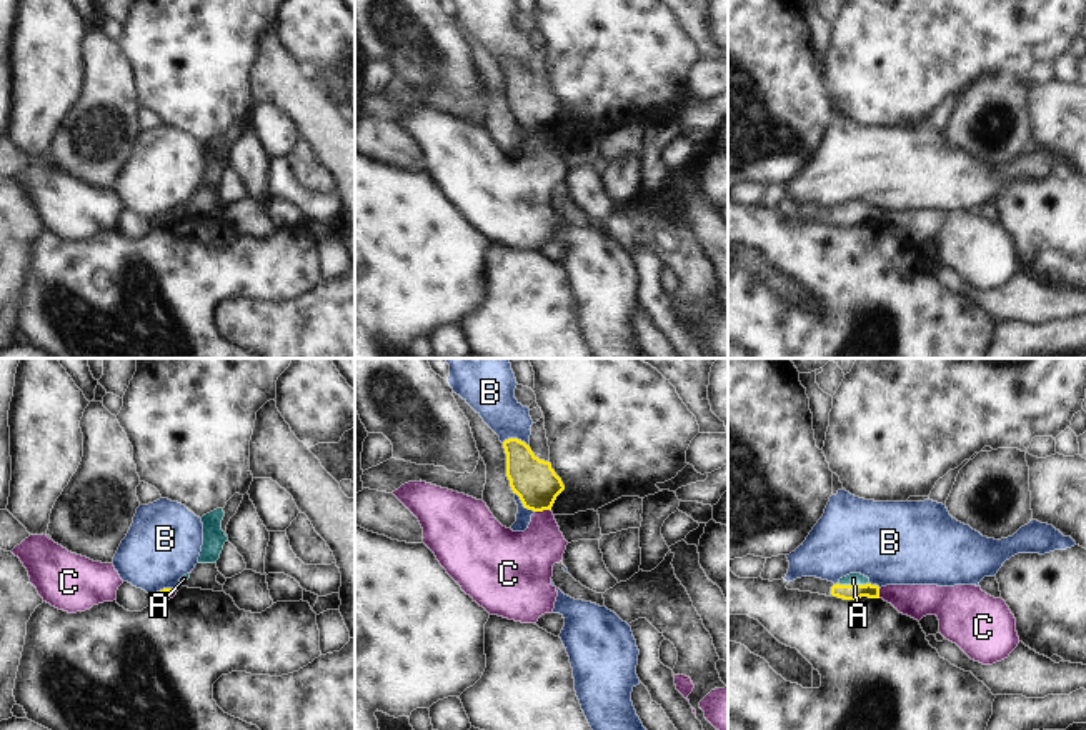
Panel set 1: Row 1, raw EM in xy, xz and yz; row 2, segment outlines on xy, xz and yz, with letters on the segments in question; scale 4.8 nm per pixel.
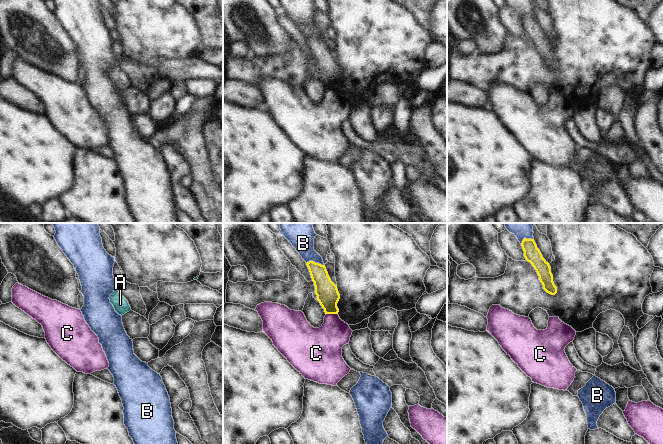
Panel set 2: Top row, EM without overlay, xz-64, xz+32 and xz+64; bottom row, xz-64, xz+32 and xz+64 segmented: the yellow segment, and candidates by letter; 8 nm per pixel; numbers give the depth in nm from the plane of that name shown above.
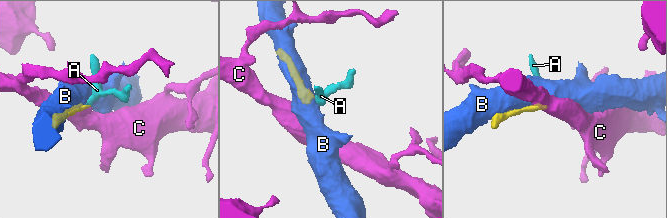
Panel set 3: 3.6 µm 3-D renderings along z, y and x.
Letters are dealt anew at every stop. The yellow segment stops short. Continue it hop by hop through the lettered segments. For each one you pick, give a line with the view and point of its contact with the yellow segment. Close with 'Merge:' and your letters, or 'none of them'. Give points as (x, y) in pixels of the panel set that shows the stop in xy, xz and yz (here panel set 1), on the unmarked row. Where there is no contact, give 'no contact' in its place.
A: meets yellow in yz at (853, 212)
Merge: A

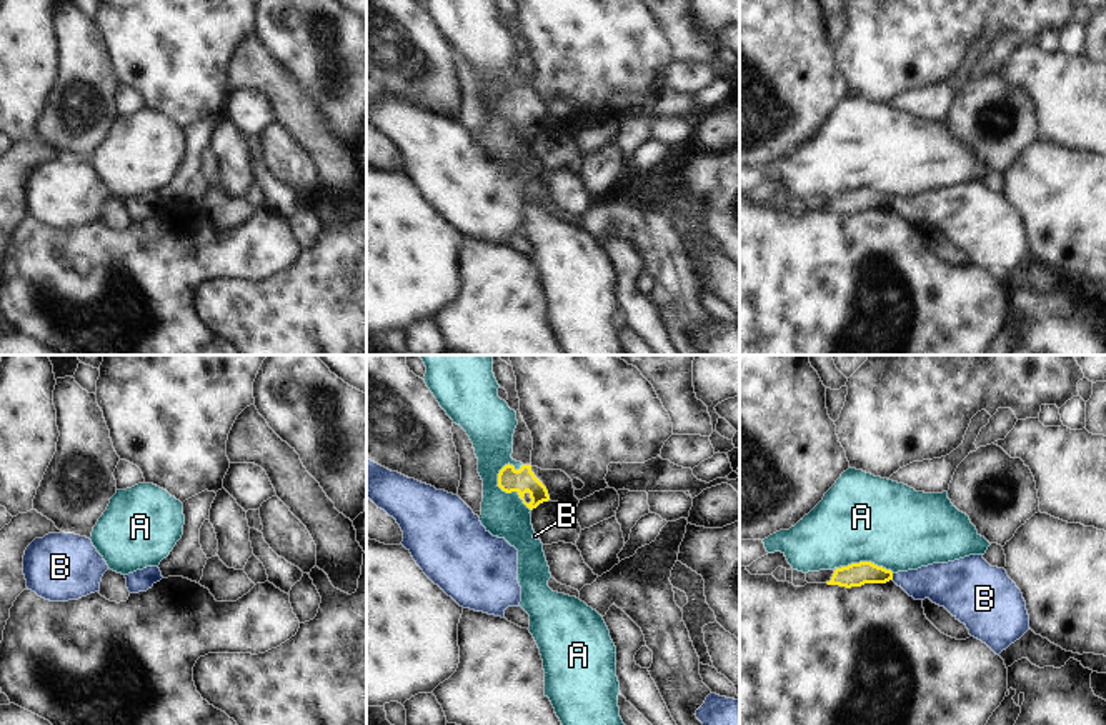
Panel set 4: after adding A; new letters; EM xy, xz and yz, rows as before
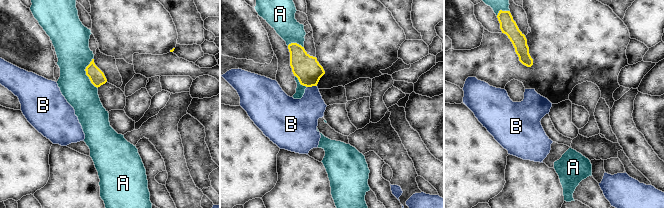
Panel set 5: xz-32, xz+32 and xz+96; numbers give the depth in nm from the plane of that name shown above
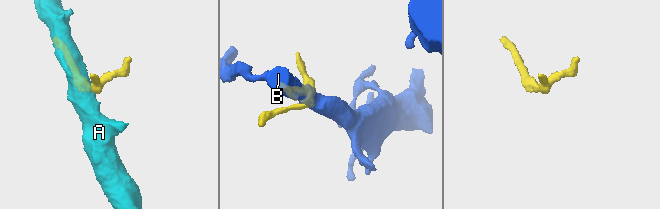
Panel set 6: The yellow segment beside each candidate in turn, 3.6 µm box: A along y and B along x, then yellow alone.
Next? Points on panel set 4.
Merge: none of them

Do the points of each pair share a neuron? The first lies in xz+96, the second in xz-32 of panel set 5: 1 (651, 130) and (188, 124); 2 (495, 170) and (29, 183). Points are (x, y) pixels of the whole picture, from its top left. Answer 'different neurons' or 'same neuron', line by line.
1: different neurons
2: same neuron

